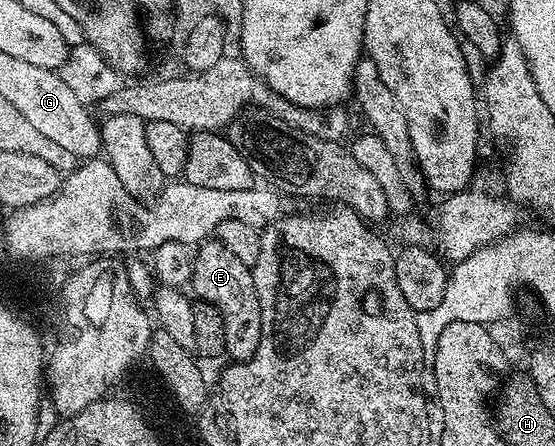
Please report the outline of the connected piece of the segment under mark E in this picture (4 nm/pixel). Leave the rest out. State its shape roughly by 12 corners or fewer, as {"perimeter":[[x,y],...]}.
{"perimeter":[[216,239],[197,246],[193,296],[224,319],[226,353],[253,357],[264,332],[251,266]]}

